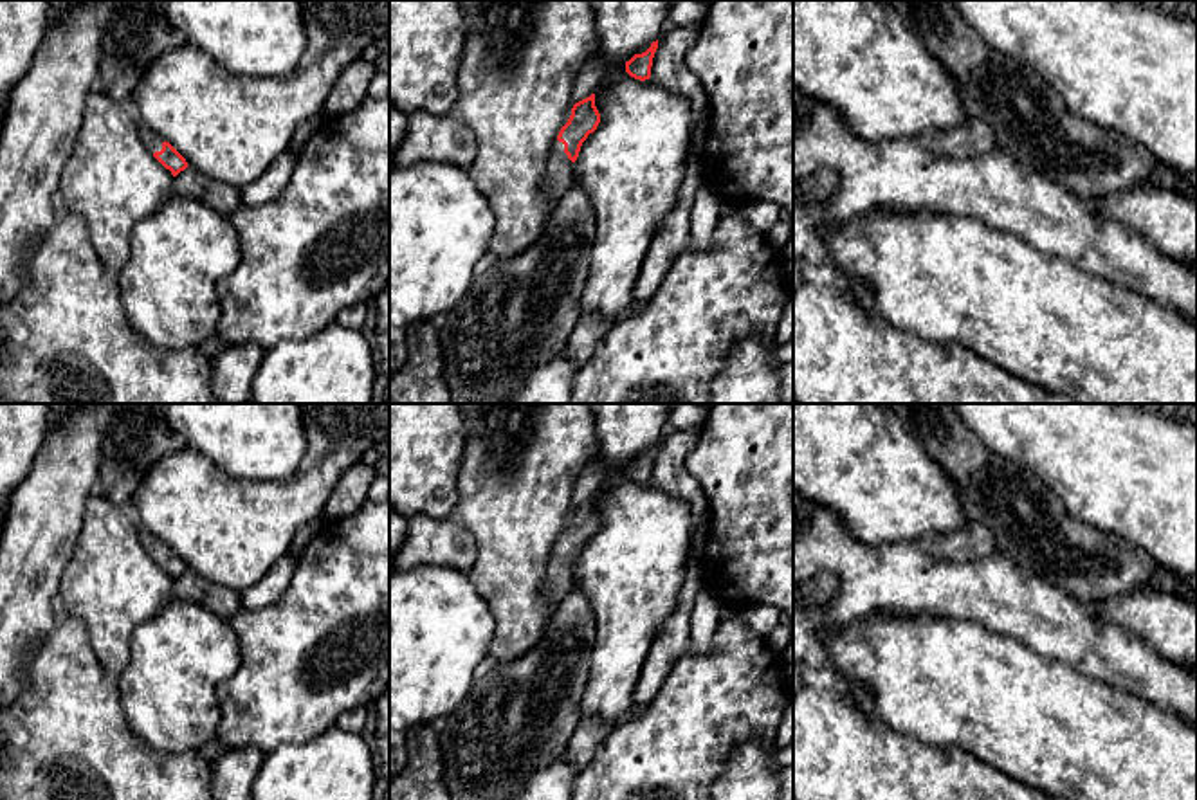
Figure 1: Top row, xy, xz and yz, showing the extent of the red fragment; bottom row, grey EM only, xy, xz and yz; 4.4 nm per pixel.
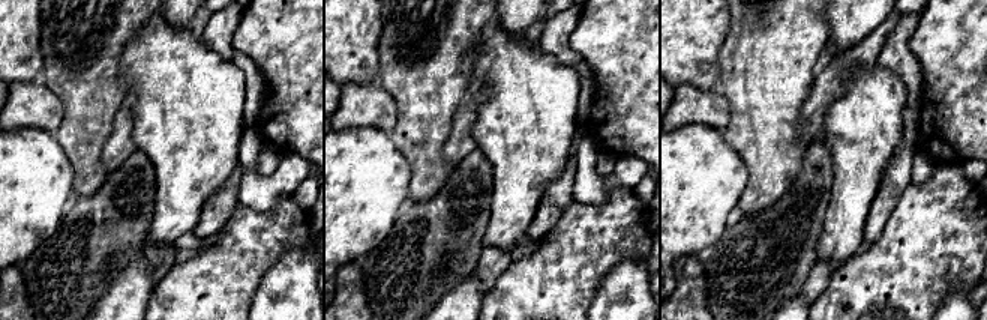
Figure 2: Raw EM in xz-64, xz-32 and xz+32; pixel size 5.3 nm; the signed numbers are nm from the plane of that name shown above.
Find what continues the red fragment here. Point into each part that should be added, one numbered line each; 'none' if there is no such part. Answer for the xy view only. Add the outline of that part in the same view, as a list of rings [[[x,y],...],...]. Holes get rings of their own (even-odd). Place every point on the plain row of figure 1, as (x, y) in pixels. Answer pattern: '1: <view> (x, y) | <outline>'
1: xy (150, 543) | [[[141,526],[139,539],[150,557],[160,555],[164,542]]]

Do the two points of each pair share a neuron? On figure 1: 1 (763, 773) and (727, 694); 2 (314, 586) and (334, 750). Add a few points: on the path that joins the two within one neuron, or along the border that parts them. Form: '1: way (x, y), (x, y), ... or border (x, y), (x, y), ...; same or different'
1: border (774, 739), (743, 739), (721, 773); different
2: border (334, 723), (305, 741), (291, 743); different

